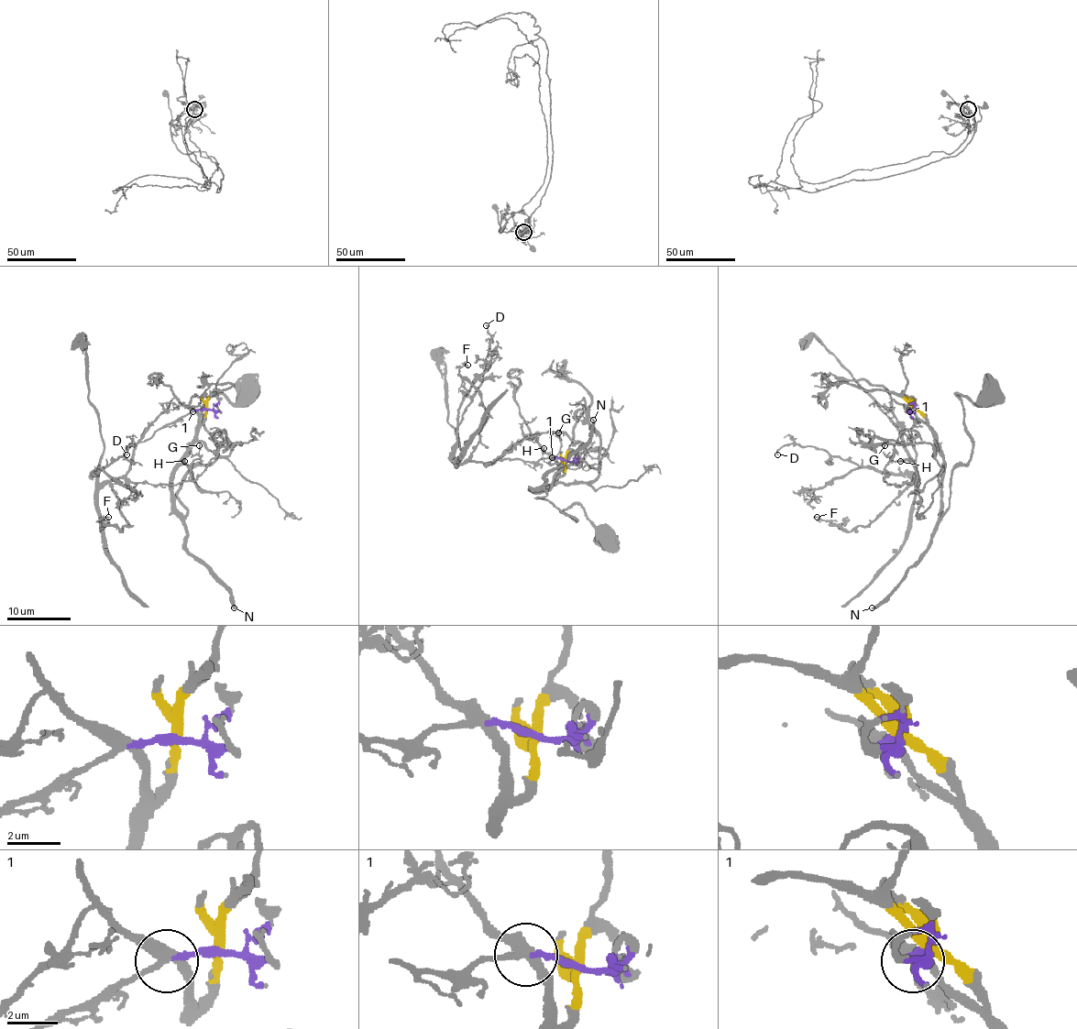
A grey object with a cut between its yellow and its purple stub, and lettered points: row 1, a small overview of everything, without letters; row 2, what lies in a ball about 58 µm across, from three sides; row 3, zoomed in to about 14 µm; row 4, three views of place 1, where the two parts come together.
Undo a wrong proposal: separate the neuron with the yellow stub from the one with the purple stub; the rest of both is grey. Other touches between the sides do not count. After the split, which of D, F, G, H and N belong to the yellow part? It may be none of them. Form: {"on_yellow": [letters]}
{"on_yellow": ["G", "H", "N"]}

